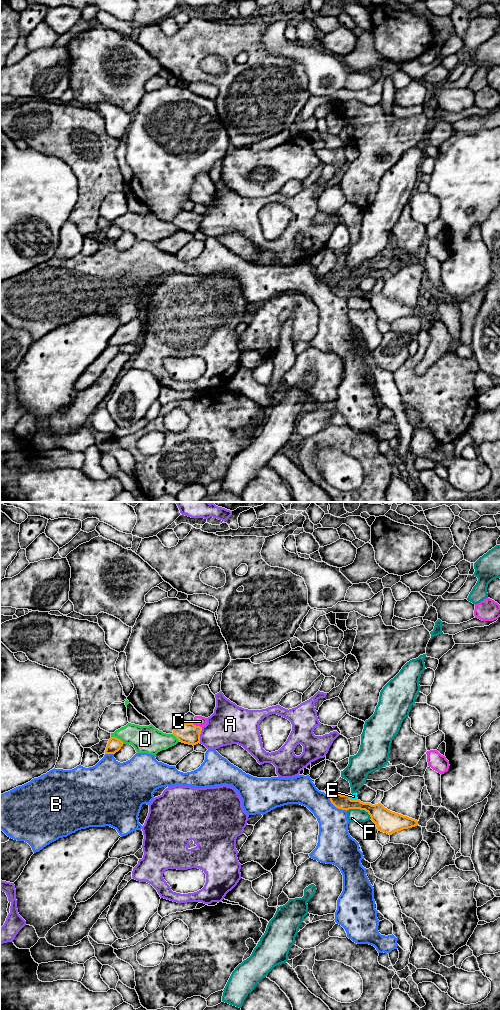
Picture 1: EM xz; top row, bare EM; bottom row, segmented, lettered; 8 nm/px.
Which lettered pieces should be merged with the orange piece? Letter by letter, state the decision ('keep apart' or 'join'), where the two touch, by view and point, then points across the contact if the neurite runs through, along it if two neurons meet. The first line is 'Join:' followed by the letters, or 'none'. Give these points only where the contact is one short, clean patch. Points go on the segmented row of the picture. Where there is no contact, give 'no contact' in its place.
Join: none
A: keep apart | xz (199, 735)
B: keep apart | xz (336, 807)
C: keep apart | xz (197, 726)
D: keep apart | xz (117, 738)
E: keep apart | xz (352, 800) | along xz (348, 795), (351, 799), (357, 799)
F: keep apart | xz (359, 808)

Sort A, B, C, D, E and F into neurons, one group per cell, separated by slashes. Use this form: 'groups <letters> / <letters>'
groups A / B E / C / D / F

